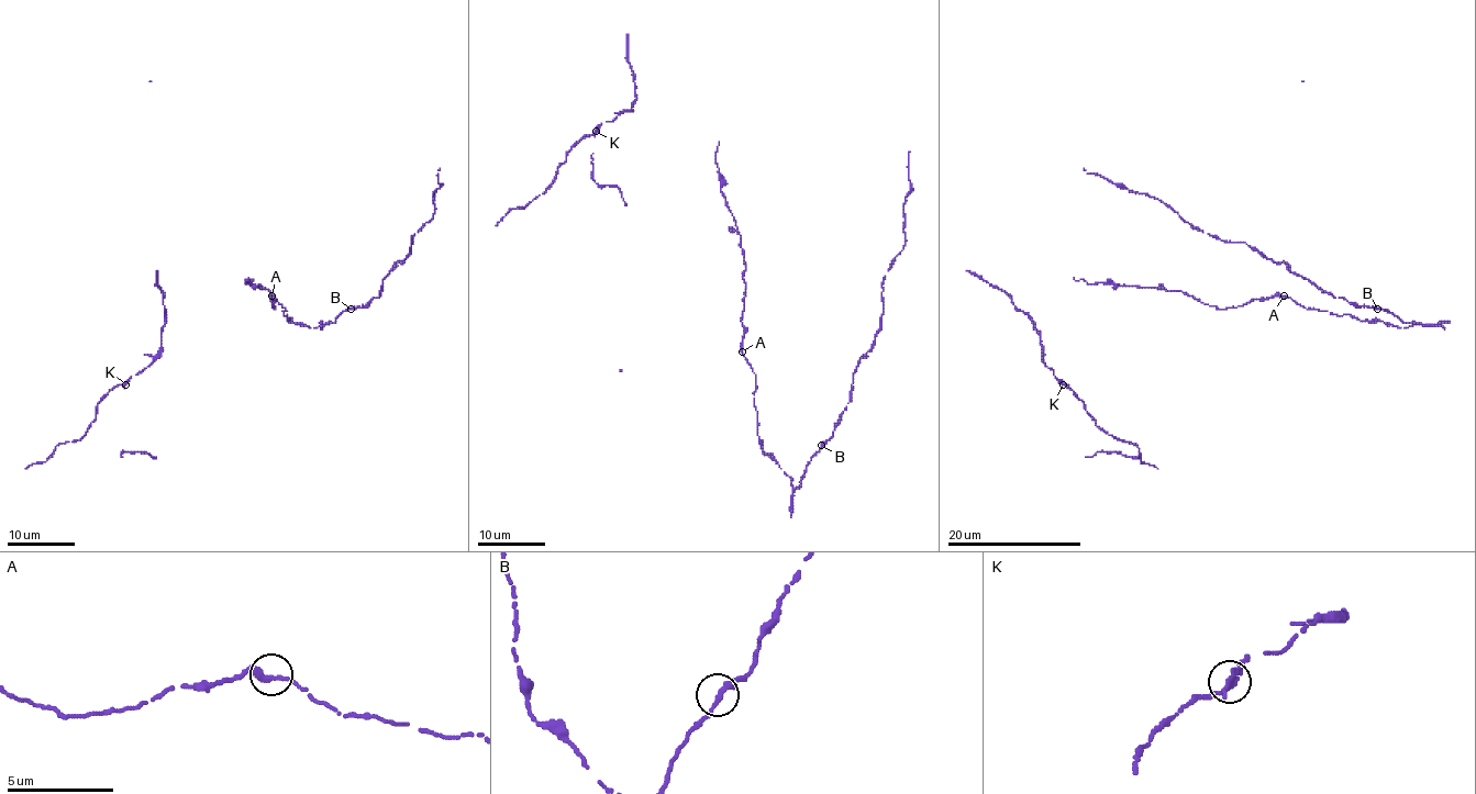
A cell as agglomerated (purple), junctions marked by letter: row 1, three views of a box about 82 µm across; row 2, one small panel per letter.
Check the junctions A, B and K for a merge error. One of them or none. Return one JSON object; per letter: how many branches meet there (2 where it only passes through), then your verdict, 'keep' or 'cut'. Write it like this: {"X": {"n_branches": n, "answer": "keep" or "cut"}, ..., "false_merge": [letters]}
{"A": {"n_branches": 2, "answer": "keep"}, "B": {"n_branches": 2, "answer": "keep"}, "K": {"n_branches": 2, "answer": "keep"}, "false_merge": []}

